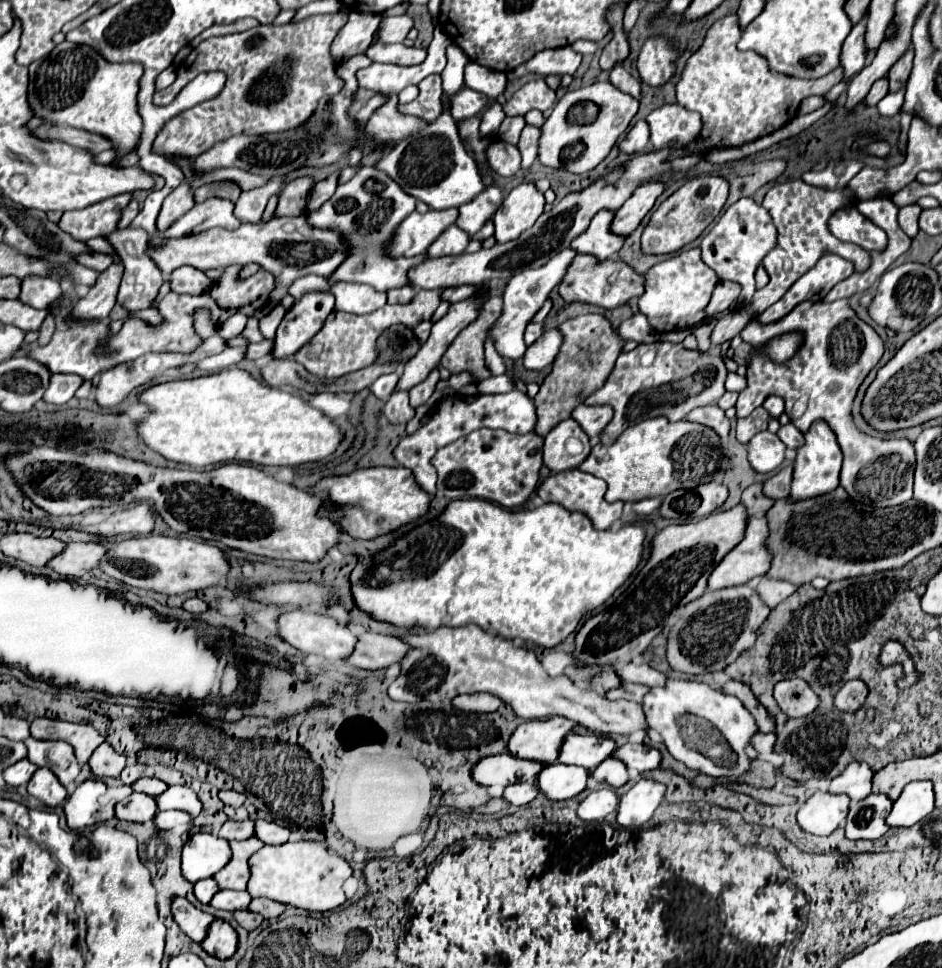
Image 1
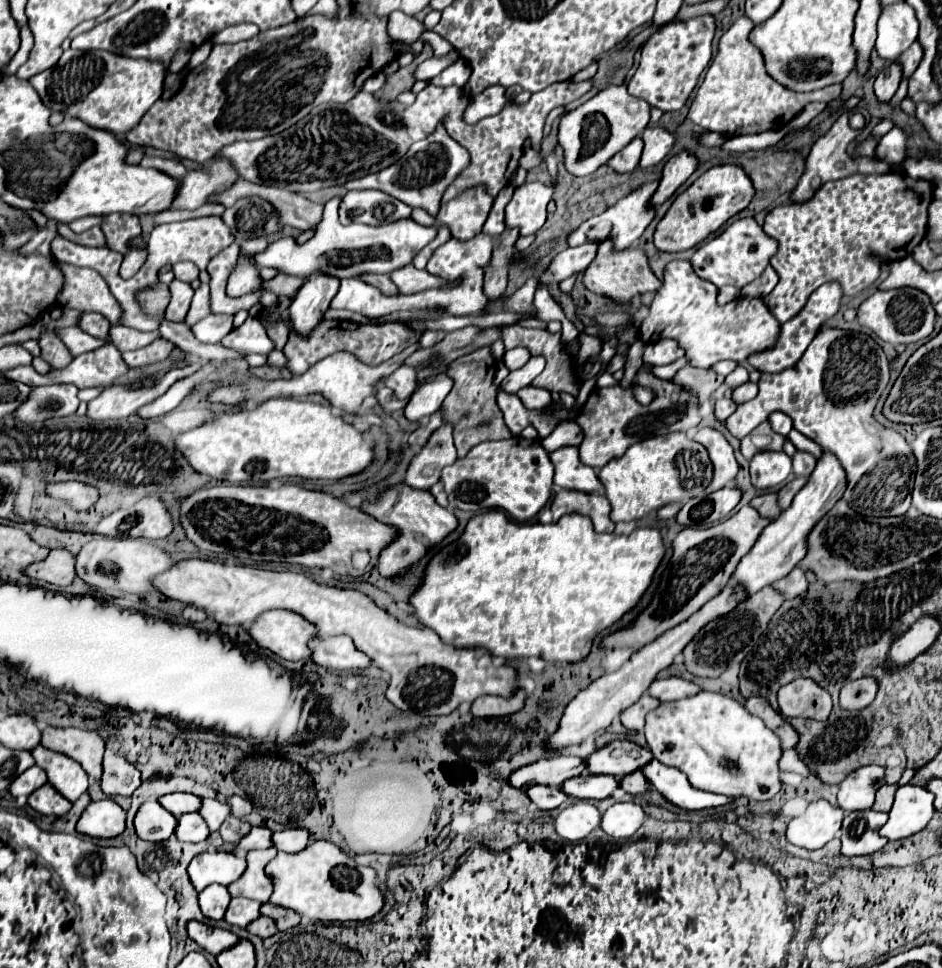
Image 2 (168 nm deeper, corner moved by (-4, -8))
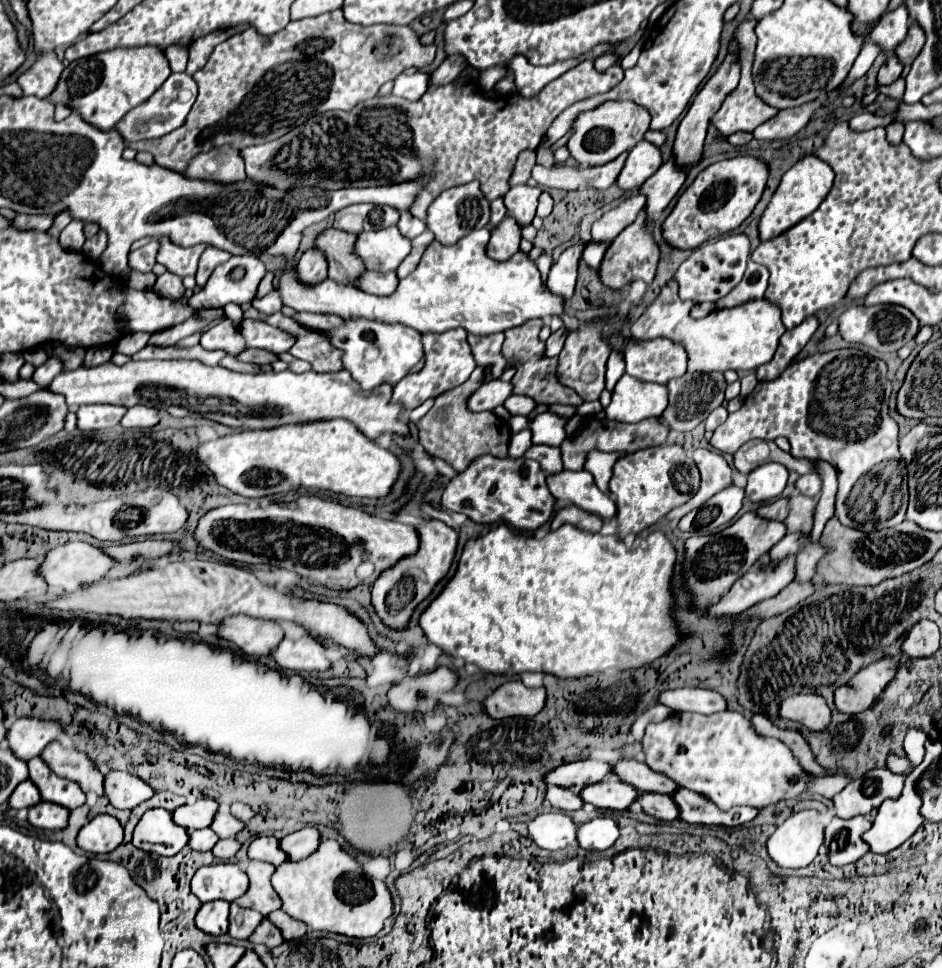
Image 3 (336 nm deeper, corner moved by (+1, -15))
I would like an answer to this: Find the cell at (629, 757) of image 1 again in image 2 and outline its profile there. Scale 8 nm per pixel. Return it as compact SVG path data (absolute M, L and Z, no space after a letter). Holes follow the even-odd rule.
M651 759L649 763L645 763L641 767L641 771L649 779L649 783L653 783L671 803L675 803L687 811L697 811L697 809L705 809L705 807L721 807L721 805L733 801L731 797L725 797L725 795L715 795L715 793L695 789L687 781L685 773L681 773L679 769L667 767L667 765L659 763L657 759Z

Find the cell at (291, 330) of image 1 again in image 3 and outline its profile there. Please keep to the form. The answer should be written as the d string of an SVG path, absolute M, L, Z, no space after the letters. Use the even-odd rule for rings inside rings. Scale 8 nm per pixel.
M318 248L306 250L300 256L296 270L298 270L300 280L308 280L308 284L318 284L320 280L326 278L326 272L328 272L328 262L326 262L324 252Z

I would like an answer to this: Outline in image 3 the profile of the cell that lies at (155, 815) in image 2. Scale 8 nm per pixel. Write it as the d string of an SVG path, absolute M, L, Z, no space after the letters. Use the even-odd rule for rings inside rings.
M154 808L148 810L134 830L134 846L160 856L174 856L188 844L188 830L174 824L172 814Z

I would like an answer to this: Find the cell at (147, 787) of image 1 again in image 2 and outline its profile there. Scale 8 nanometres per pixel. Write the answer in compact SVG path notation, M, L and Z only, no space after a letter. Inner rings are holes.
M169 793L169 795L161 795L157 799L169 813L173 813L175 817L179 817L181 813L193 813L199 809L201 799L191 795L191 793Z

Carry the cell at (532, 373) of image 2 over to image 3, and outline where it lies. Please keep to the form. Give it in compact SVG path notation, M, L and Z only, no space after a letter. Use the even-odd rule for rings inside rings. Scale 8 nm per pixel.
M490 380L484 382L478 390L474 390L468 398L468 410L472 412L484 412L484 410L494 410L496 406L504 404L504 400L512 394L512 384L502 382L502 380Z

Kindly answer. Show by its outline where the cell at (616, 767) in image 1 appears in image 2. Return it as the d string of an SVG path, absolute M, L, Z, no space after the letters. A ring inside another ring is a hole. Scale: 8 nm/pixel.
M633 771L629 775L625 775L621 781L619 781L619 787L625 789L627 793L635 795L635 793L643 793L645 787L647 787L647 779L643 777L641 771Z

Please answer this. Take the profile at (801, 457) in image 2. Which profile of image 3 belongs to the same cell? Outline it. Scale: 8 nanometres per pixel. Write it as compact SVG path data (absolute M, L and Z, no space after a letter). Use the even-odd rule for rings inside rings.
M818 474L800 476L796 482L796 490L804 496L816 496L816 494L820 494L820 488L822 488L822 480Z

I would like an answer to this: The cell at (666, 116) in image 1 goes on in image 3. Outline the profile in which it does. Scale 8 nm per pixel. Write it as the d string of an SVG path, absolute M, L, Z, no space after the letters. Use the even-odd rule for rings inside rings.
M642 140L630 150L626 164L616 180L616 186L622 188L624 192L640 190L640 186L660 168L660 162L662 162L660 148Z

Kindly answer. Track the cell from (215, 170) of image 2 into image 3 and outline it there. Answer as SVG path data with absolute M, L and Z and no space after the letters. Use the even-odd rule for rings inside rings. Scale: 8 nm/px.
M232 146L212 148L212 152L198 154L186 168L186 176L196 176L202 180L222 180L224 184L232 184L242 180L244 174L244 160L240 150Z

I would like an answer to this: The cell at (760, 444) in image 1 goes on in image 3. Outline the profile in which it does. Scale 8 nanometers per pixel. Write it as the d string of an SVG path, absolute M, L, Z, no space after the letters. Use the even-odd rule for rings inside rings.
M762 464L748 474L746 496L750 502L766 502L776 498L788 482L788 470L782 464Z

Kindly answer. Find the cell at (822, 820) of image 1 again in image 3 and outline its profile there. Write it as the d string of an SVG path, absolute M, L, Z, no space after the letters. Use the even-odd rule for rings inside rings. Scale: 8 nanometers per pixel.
M800 810L792 814L768 838L768 856L780 868L806 868L824 842L824 824L816 810Z

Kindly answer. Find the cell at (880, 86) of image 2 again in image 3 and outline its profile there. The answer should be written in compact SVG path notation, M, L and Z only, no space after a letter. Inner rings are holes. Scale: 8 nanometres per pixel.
M890 56L878 72L878 84L892 84L896 78L900 78L900 74L902 74L902 62L896 56Z

